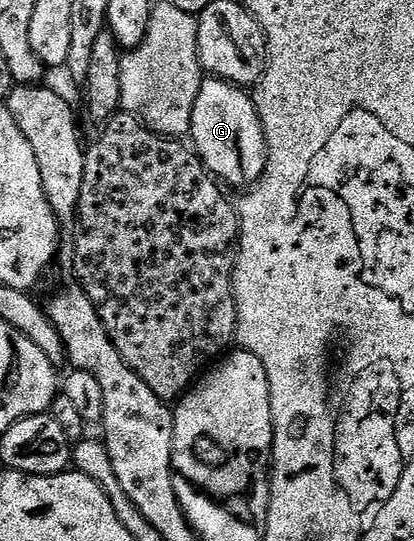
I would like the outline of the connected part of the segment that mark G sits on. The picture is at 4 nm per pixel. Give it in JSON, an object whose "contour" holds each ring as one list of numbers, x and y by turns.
{"contour":[[204,79,197,102,193,102,189,140,208,172,228,189,247,190,262,178,267,165,267,143,254,99,244,89,223,80]]}

